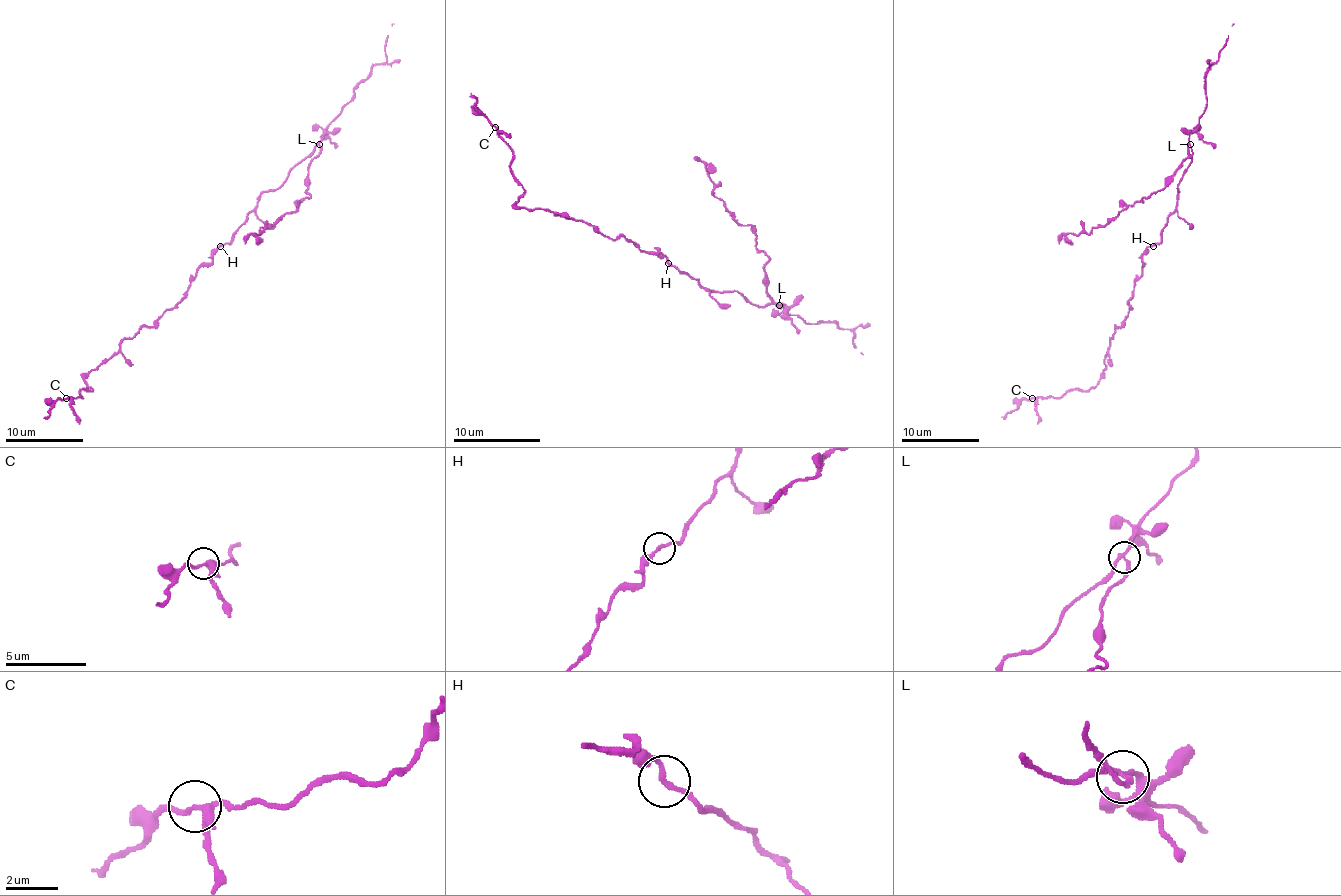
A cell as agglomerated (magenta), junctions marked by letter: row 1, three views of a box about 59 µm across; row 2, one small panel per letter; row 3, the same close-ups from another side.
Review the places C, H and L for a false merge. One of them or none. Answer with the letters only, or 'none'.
L

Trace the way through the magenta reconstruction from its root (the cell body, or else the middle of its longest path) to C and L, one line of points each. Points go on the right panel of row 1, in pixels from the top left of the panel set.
C: (1149, 246), (1129, 300), (1131, 310), (1114, 328), (1104, 376), (1088, 390), (1032, 398)
L: (1149, 246), (1160, 240), (1160, 230), (1176, 207), (1182, 174), (1191, 162), (1188, 151), (1190, 145)

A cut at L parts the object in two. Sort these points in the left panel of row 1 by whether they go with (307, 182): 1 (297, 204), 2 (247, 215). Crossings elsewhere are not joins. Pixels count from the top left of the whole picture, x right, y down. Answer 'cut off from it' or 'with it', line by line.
1: with it
2: cut off from it

